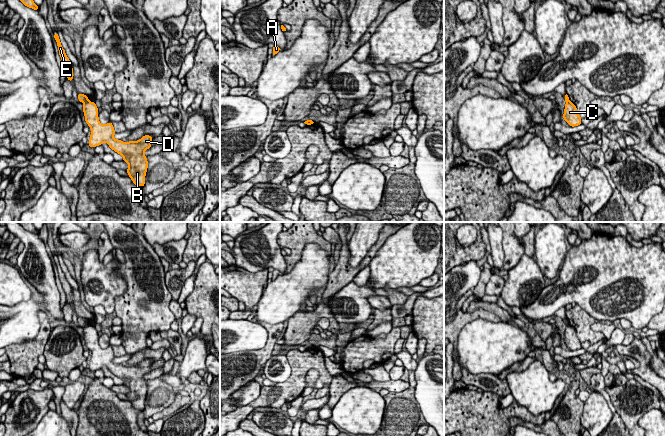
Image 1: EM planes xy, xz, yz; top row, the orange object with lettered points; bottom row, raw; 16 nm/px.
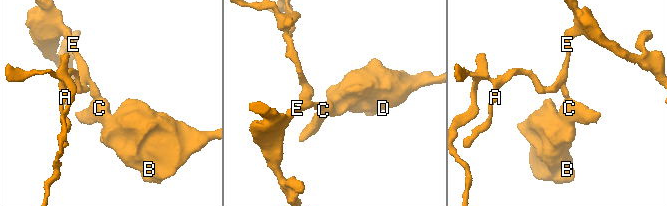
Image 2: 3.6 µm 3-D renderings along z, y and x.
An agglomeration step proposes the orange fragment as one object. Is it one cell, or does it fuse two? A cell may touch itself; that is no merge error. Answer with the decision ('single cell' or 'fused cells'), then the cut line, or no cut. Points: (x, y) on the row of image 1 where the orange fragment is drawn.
fused cells; cut xy (88, 100), (84, 103)

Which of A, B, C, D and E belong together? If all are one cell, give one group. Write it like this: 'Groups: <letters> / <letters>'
Groups: A E / B C D

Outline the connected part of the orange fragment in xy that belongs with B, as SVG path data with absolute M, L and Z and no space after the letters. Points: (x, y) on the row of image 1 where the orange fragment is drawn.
M94 102L84 103L83 112L85 121L91 128L91 136L88 146L95 148L106 142L109 147L123 156L123 161L129 165L126 170L133 183L143 187L145 185L145 176L148 168L147 157L144 151L152 145L153 138L149 135L143 136L138 141L129 141L124 143L122 140L114 139L114 127L111 122L103 125L99 122L98 108Z

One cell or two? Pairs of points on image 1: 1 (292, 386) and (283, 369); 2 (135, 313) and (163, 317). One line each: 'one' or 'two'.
1: two
2: one

